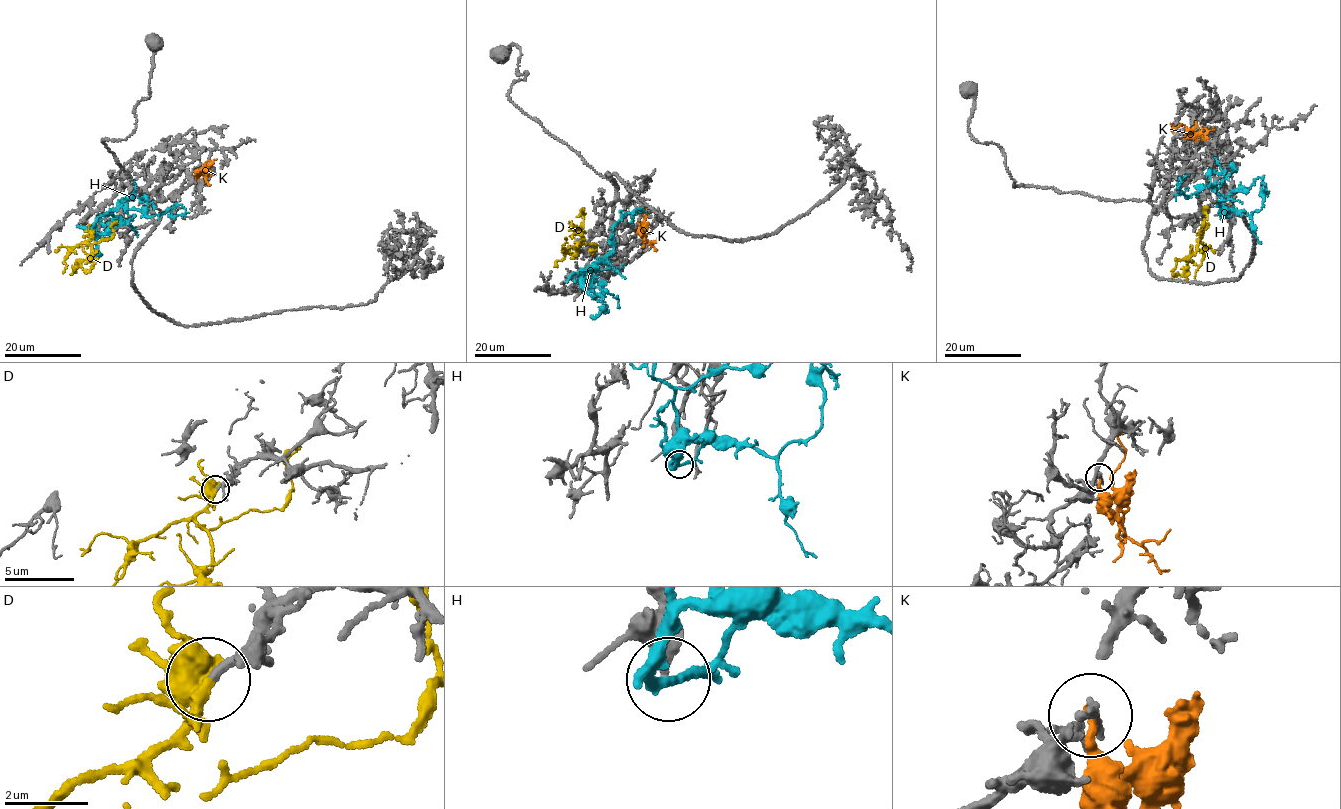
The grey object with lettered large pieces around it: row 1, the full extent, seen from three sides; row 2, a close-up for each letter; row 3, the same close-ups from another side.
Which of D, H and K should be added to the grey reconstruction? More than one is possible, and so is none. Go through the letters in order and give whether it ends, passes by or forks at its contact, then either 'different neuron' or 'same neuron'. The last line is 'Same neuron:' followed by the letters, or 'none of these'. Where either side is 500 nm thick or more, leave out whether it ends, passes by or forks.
D: it passes by; same neuron
H: it forks there; different neuron
K: it ends there; different neuron
Same neuron: D

